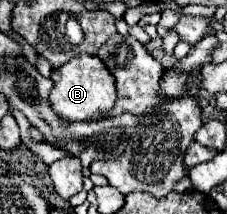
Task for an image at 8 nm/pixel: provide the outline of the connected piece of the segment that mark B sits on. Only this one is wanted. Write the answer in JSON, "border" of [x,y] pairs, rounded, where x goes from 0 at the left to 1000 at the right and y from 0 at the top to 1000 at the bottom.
{"border":[[[348,252],[286,290],[260,318],[233,318],[225,336],[233,421],[216,439],[216,486],[251,523],[269,561],[295,570],[357,570],[357,561],[419,561],[427,542],[454,542],[480,523],[507,486],[515,430],[507,430],[507,374],[489,336],[463,318],[463,299],[401,252]]]}

